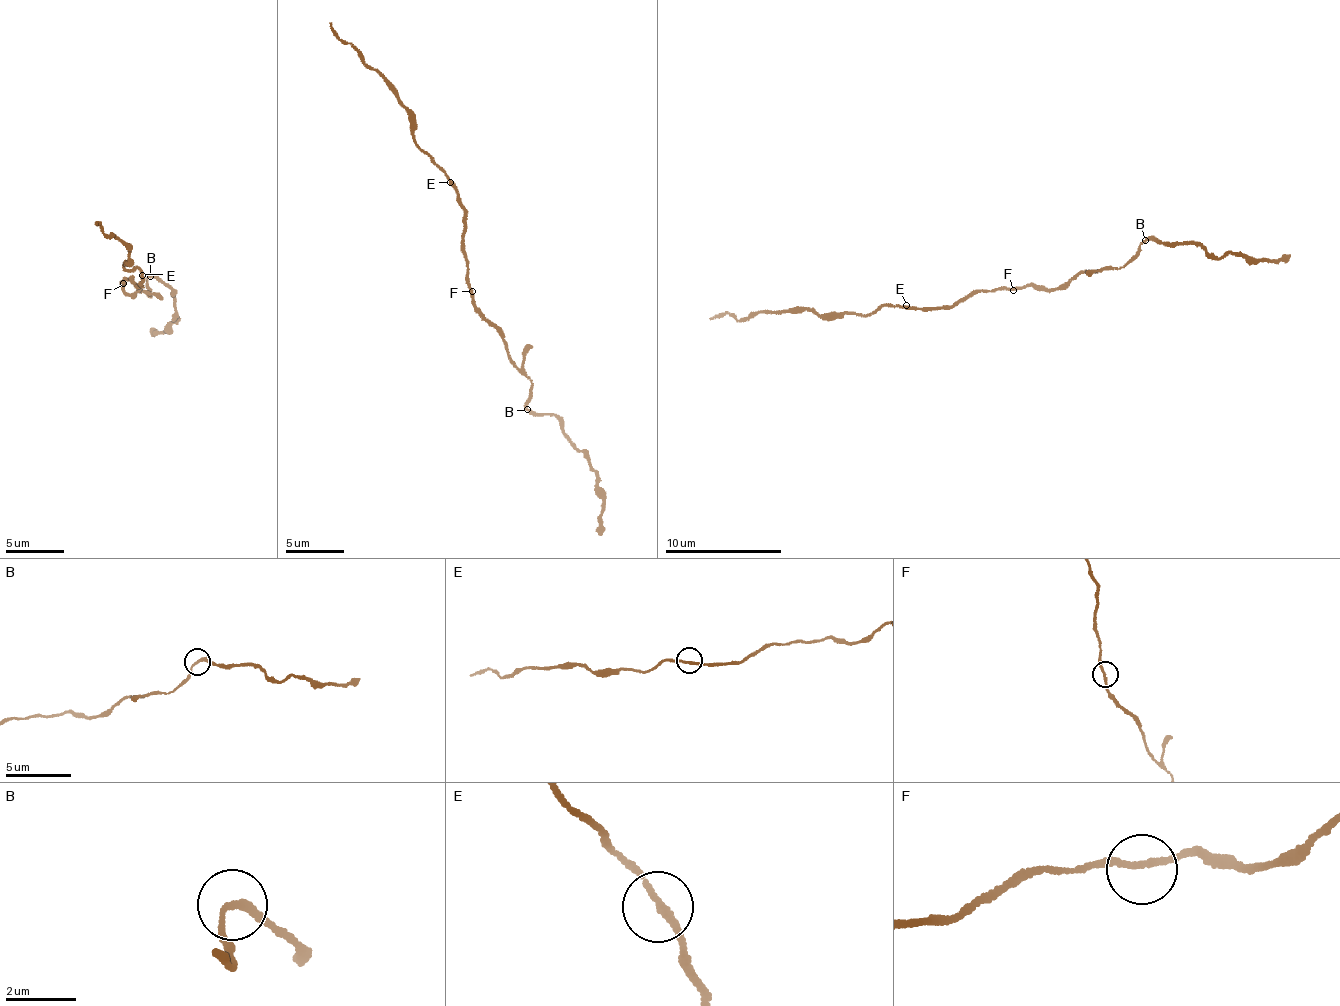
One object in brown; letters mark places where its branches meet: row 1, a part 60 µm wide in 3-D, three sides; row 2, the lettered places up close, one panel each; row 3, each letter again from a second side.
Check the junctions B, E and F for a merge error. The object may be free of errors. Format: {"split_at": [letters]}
{"split_at": []}

